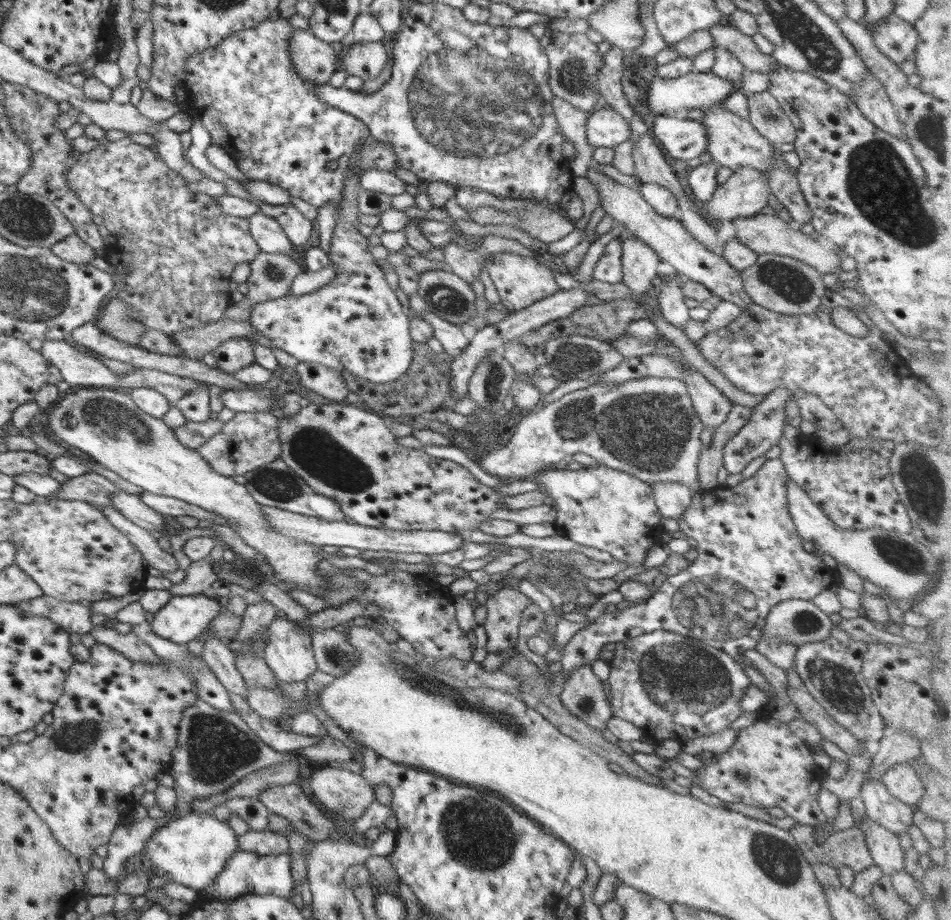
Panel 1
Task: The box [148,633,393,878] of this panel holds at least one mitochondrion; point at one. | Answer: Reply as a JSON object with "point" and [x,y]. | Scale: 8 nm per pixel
{"point":[217,747]}

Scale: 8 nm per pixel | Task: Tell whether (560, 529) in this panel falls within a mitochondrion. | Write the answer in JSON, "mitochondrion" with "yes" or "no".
{"mitochondrion":"no"}

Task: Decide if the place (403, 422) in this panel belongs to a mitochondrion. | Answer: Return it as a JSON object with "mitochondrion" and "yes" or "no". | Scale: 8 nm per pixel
{"mitochondrion":"no"}

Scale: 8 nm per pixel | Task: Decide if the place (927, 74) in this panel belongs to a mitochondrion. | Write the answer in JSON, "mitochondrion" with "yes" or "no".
{"mitochondrion":"no"}

